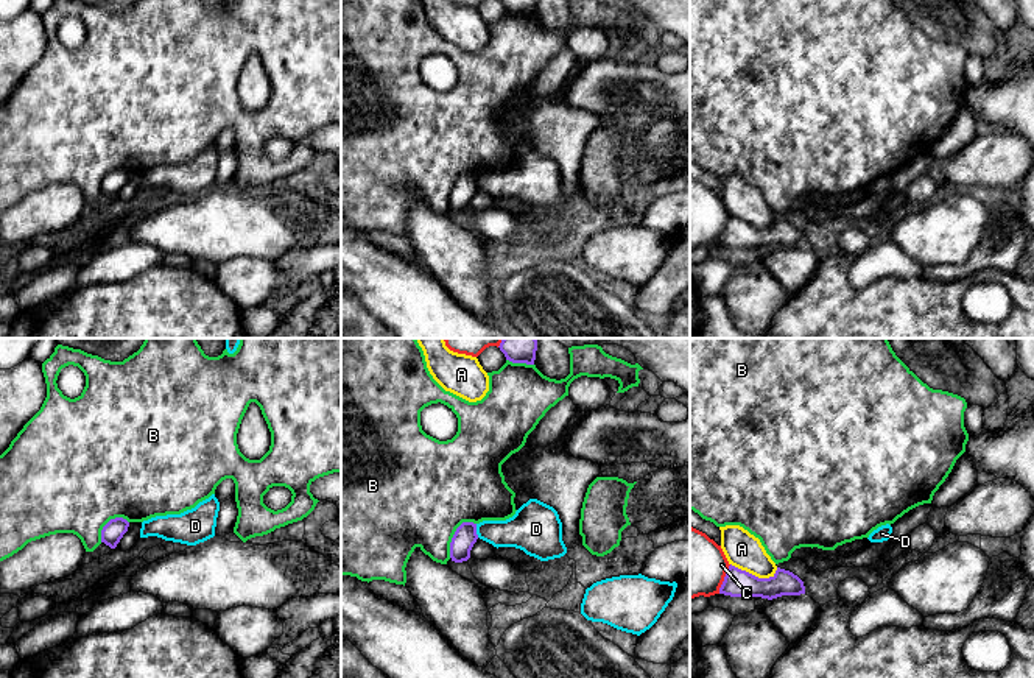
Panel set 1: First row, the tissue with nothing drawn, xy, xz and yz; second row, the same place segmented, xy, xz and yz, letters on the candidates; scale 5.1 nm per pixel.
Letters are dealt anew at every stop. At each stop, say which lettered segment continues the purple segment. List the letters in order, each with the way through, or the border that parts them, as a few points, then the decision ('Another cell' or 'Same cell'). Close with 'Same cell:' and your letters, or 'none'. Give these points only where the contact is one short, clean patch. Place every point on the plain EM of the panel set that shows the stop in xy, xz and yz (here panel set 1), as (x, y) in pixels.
A: Boundary: yz (731, 214), (759, 228), (770, 228), (777, 220). Another cell
B: Another cell
C: Another cell
D: Boundary: xz (475, 175), (478, 187). Another cell
Same cell: none

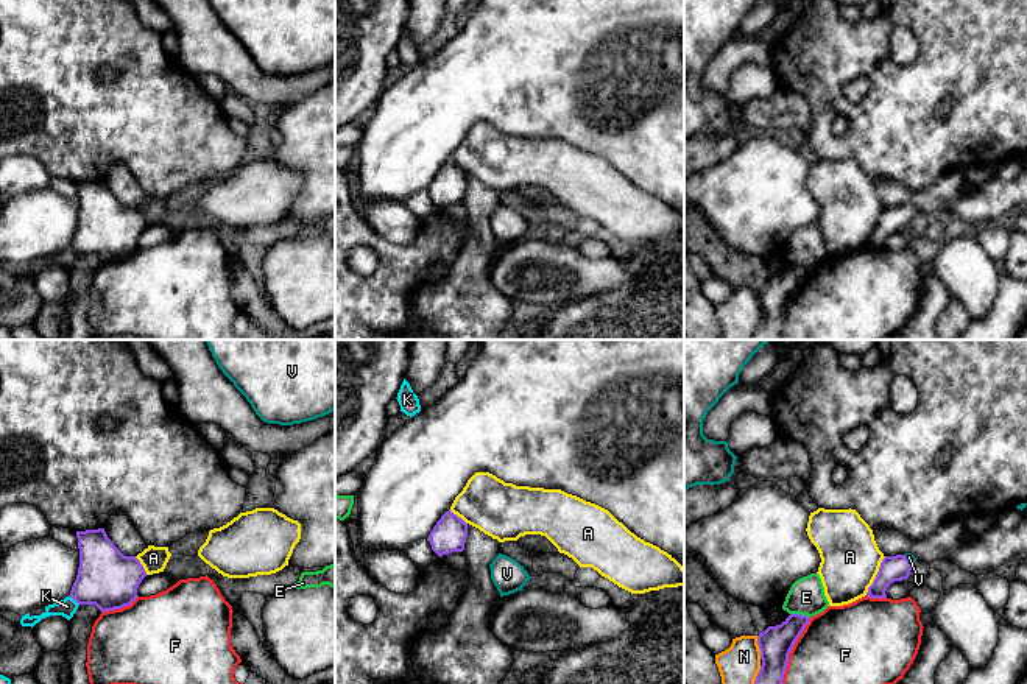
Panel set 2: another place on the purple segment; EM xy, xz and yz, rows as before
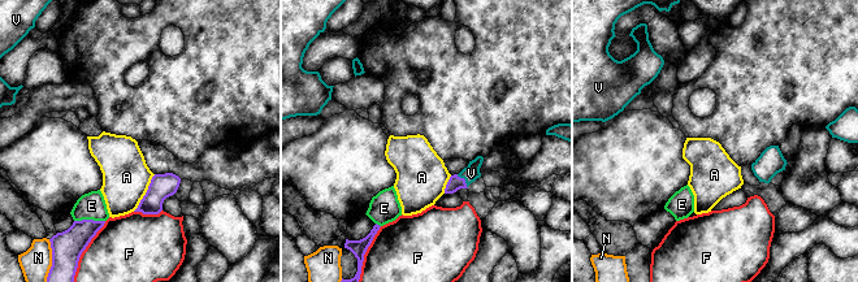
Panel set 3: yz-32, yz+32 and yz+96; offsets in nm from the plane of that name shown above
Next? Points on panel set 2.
A: Another cell
E: Boundary: yz (790, 264), (809, 268). Another cell
F: Another cell
K: Another cell
N: Another cell
V: Path across: yz (898, 218), (910, 212), (909, 208). Same cell
Same cell: V

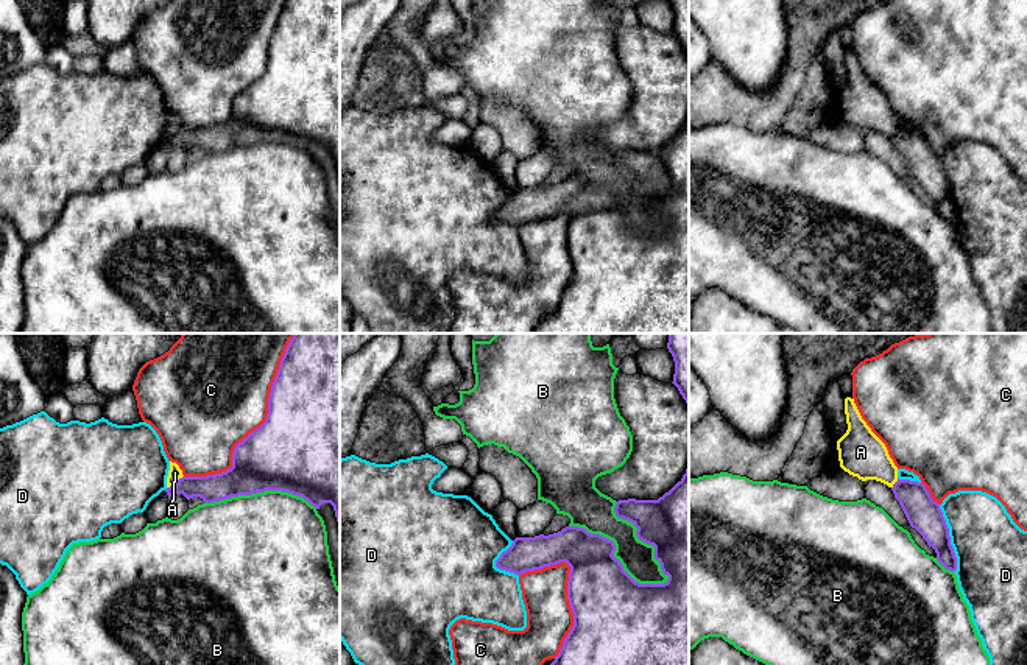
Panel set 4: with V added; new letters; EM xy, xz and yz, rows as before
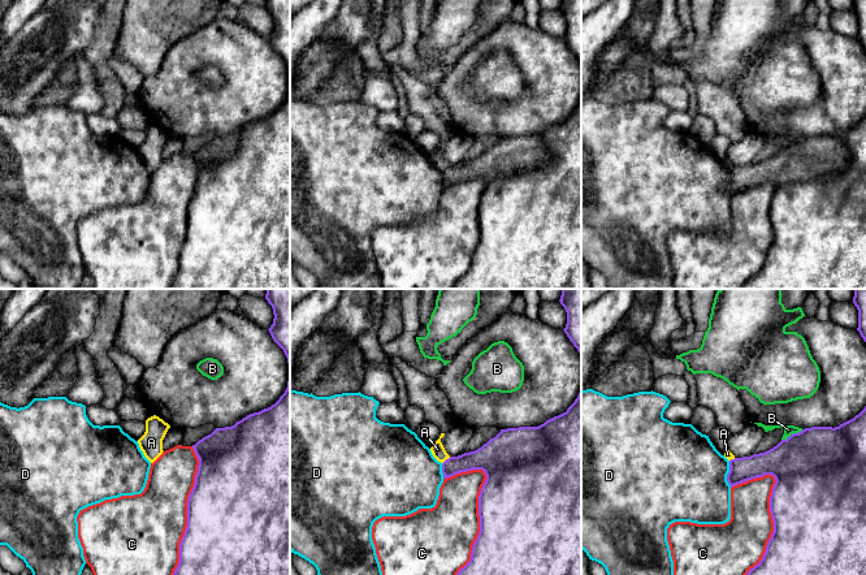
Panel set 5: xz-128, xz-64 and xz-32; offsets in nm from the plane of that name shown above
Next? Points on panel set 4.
A: Boundary: xy (183, 126), (167, 139). Another cell
B: Another cell
C: Another cell
D: Another cell
Same cell: none

